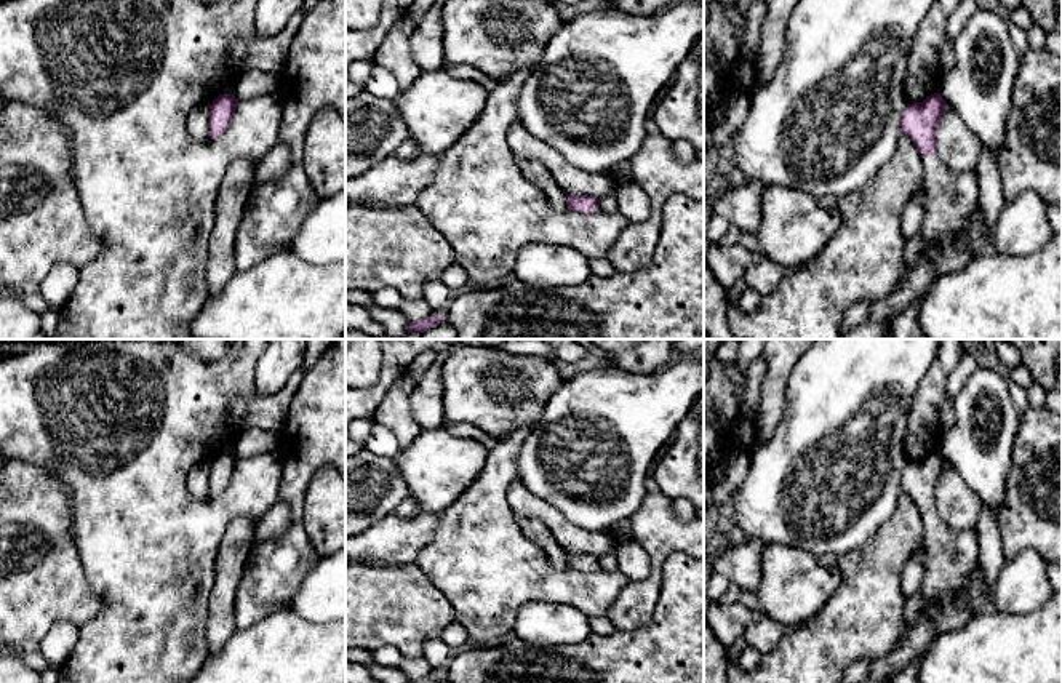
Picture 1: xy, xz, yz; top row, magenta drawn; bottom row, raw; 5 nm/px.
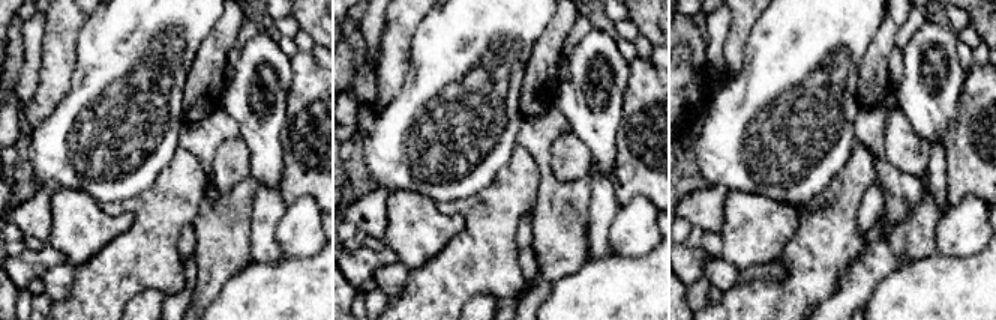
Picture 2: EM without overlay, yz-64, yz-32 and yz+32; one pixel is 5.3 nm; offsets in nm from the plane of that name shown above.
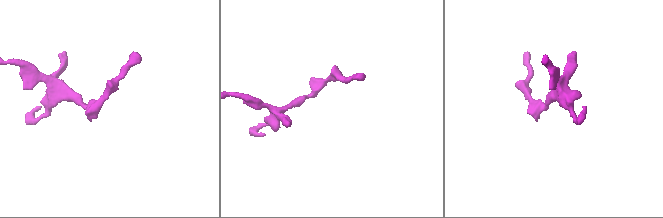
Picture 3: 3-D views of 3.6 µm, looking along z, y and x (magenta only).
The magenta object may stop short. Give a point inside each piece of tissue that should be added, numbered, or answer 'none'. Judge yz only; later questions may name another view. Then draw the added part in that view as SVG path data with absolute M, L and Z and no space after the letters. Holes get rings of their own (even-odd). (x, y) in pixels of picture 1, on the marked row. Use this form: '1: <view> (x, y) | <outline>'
1: yz (950, 195) | M939 155L923 157L926 198L921 221L923 246L936 266L936 277L960 270L971 261L963 237L966 219L977 205L976 171L953 171Z

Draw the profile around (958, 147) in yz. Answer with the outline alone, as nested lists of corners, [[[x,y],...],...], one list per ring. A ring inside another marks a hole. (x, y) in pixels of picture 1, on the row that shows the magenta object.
[[[947,109],[937,126],[937,155],[953,171],[976,171],[982,144],[953,109]]]

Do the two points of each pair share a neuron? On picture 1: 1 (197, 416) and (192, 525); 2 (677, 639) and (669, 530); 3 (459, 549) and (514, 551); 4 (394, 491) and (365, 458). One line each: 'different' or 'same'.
1: same
2: different
3: same
4: same

